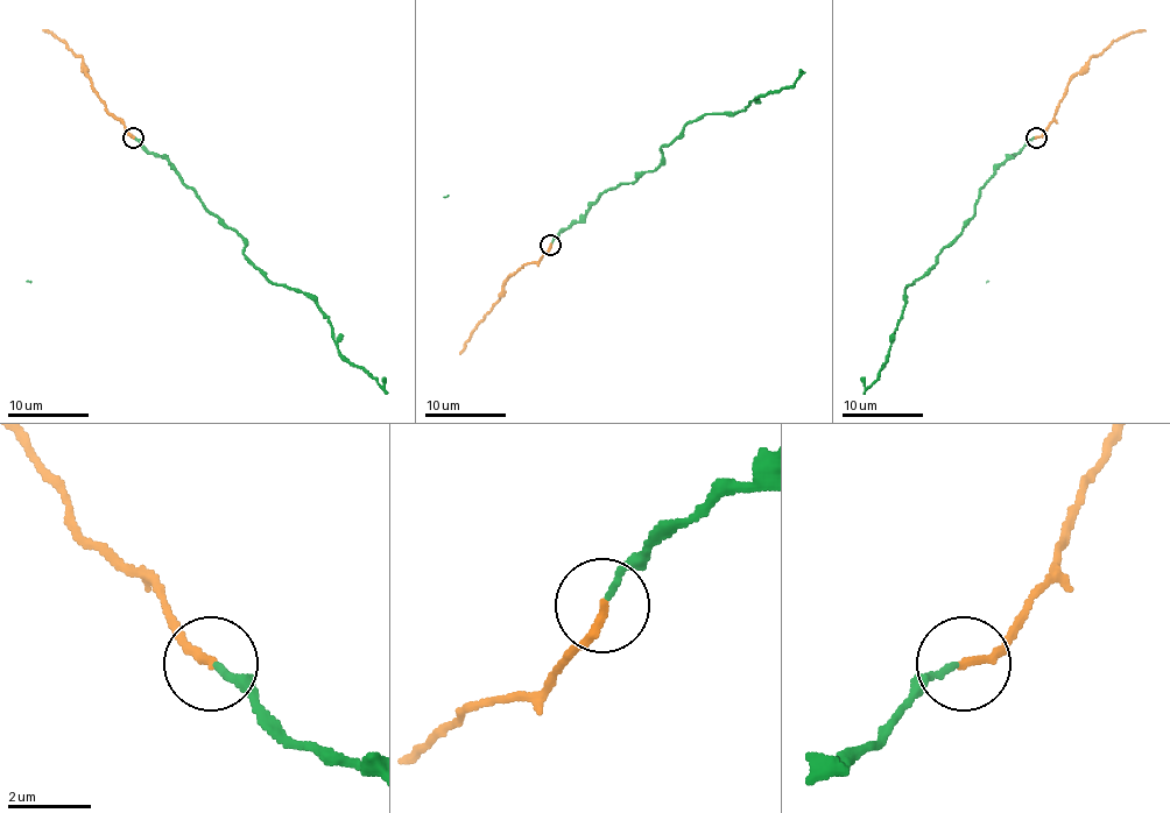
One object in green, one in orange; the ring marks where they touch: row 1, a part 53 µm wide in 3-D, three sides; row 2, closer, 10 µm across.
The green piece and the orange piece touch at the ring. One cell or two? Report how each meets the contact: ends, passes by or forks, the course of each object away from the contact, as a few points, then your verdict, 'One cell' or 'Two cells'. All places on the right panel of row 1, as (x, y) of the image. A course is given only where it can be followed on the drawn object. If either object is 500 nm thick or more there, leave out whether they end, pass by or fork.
At the ring green ends. At the ring orange ends. Course of green: (1035, 136), (982, 185), (974, 216), (906, 289), (906, 305), (887, 360), (869, 386), (861, 377). Course of orange: (1035, 136), (1054, 120), (1068, 86), (1089, 62), (1114, 41), (1144, 29). One cell

